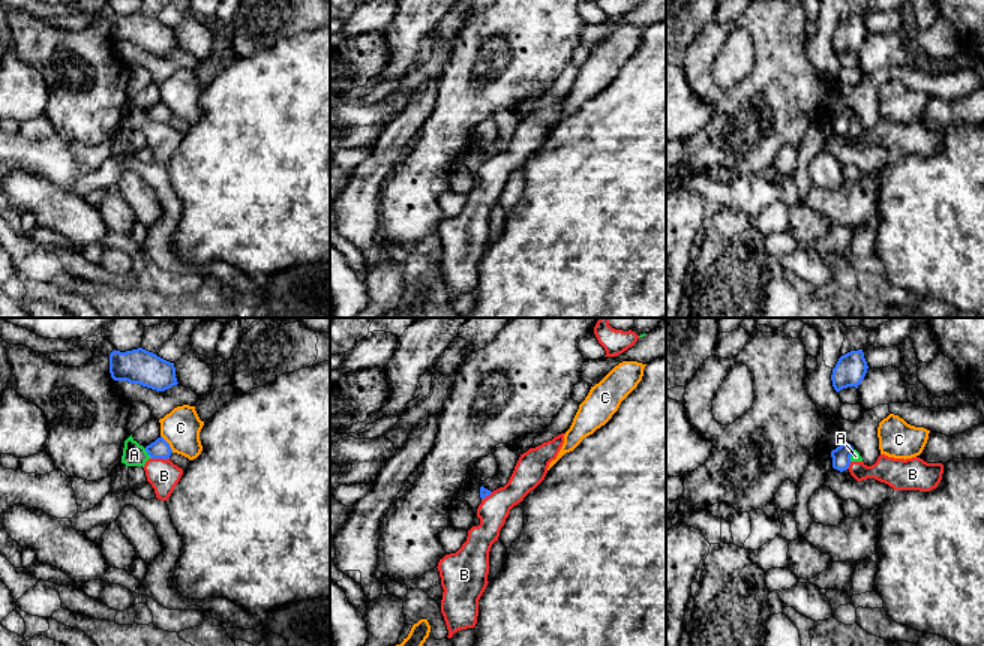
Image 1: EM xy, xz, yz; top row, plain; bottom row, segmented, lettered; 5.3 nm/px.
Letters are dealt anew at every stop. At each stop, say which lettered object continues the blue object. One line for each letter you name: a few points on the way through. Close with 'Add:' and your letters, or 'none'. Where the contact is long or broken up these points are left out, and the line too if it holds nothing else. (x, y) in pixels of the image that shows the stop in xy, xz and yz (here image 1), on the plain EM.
Add: none

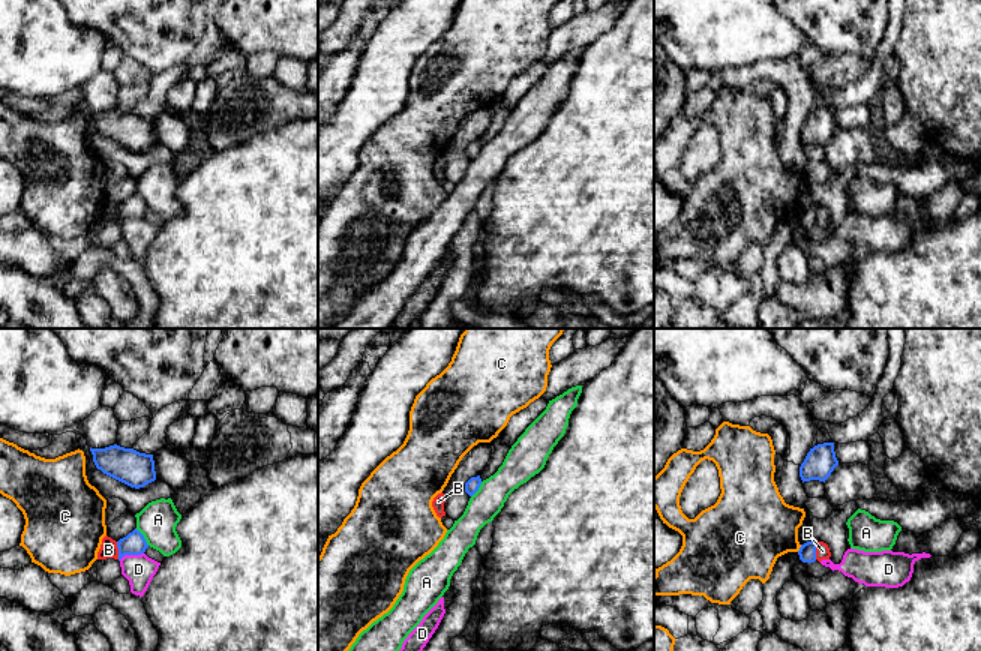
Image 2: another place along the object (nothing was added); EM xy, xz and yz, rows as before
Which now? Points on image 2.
Add: none

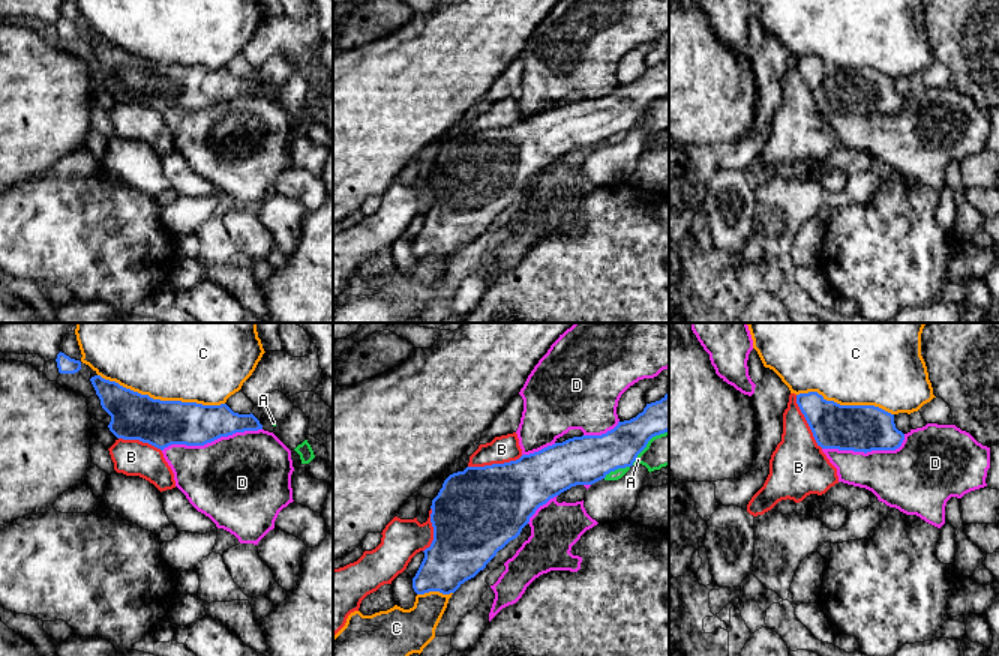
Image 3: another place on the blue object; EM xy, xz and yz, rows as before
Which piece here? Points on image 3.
Add: none

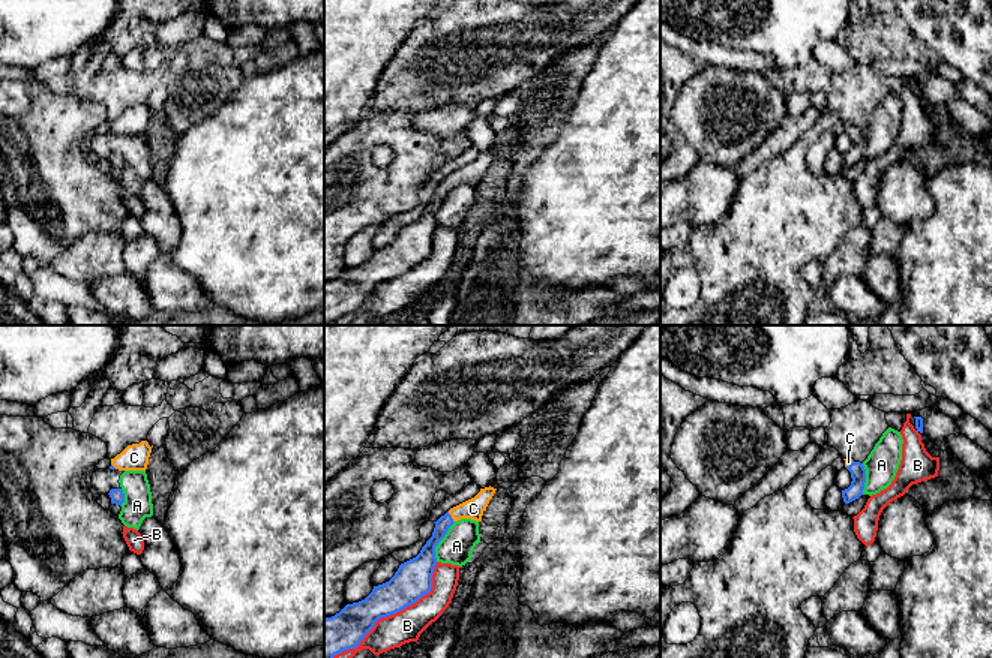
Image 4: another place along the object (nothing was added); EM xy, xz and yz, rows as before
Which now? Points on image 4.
C: across xz (426, 221), (431, 207), (450, 182), (473, 173)
Add: C

